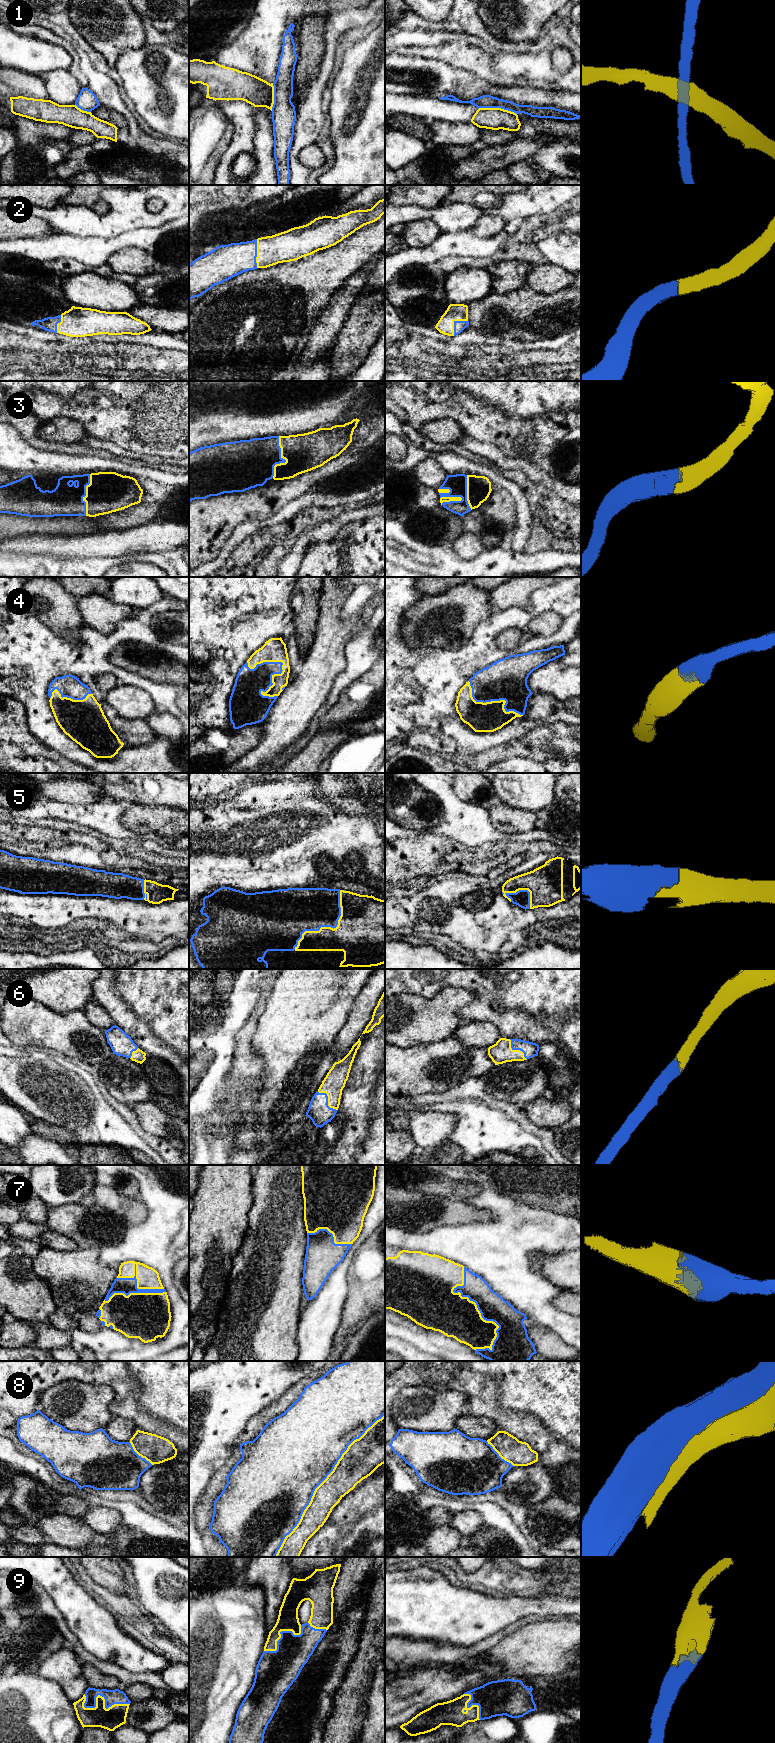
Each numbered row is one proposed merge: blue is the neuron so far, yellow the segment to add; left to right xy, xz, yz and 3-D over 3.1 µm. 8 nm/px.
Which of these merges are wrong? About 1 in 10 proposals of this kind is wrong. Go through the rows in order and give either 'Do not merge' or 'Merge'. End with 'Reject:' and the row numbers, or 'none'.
1: Do not merge
2: Merge
3: Merge
4: Merge
5: Merge
6: Merge
7: Merge
8: Do not merge
9: Merge
Reject: 1, 8

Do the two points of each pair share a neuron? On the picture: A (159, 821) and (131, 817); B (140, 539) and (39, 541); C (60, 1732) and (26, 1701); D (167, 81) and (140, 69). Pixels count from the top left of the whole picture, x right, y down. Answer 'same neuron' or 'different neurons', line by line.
A: same neuron
B: same neuron
C: same neuron
D: same neuron

